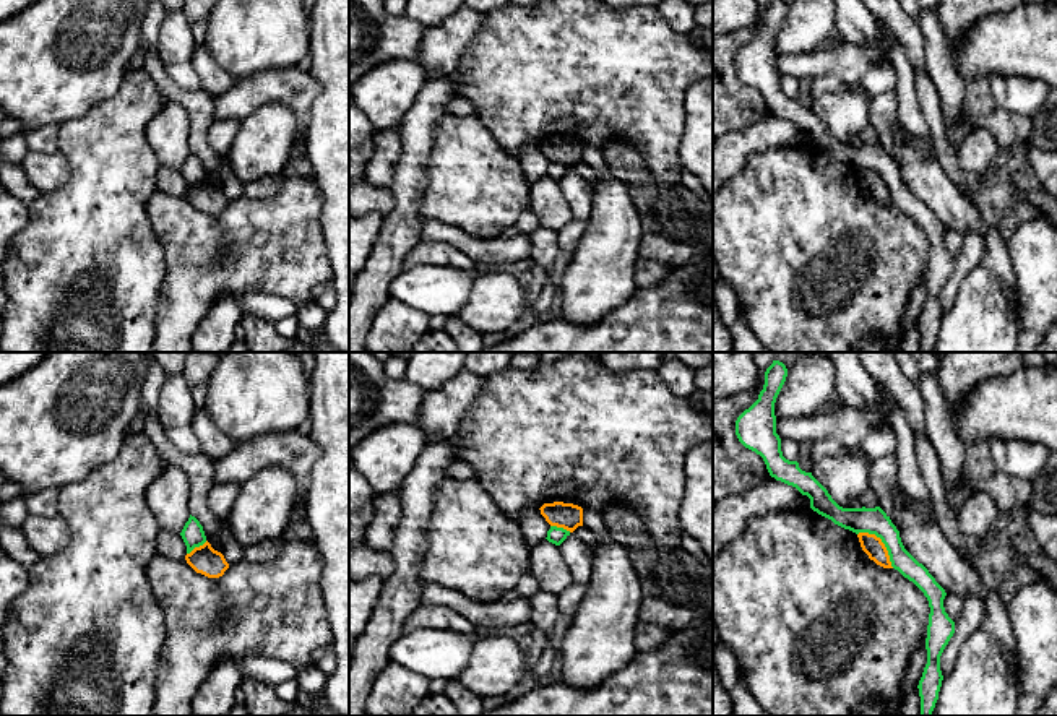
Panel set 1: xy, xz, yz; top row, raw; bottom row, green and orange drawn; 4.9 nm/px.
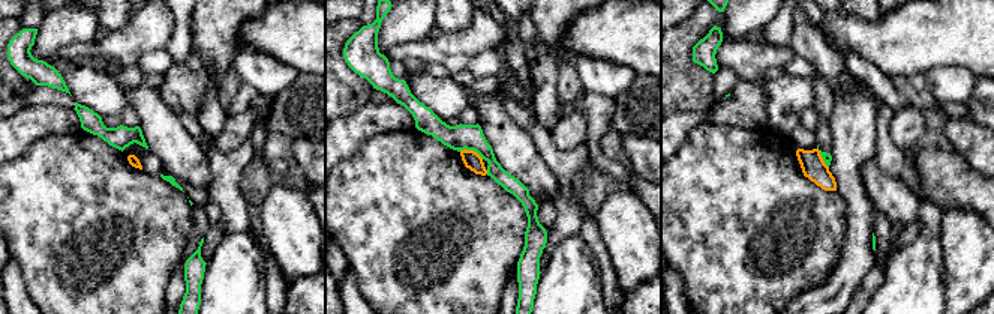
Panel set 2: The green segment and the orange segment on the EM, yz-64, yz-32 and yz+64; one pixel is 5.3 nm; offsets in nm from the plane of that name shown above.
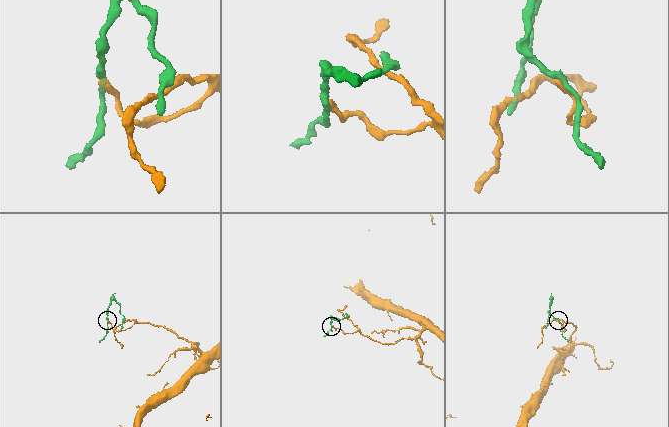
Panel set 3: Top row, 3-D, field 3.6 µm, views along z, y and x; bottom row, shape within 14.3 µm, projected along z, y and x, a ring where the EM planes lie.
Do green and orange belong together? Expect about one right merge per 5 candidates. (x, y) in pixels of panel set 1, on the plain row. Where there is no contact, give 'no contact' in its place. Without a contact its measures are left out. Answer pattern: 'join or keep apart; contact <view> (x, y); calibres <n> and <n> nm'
keep apart; contact yz (882, 177); calibres 130 and 100 nm

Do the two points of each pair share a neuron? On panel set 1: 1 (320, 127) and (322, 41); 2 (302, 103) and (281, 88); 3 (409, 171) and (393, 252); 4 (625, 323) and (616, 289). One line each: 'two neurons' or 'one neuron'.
1: one neuron
2: one neuron
3: one neuron
4: two neurons

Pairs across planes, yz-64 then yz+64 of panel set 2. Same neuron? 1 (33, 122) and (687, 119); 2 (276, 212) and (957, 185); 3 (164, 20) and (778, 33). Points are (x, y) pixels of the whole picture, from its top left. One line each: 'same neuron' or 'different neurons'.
1: same neuron
2: different neurons
3: different neurons

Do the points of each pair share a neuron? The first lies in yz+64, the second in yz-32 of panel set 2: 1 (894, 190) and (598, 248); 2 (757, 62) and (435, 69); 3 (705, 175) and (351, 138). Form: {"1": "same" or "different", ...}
{"1": "different", "2": "different", "3": "different"}

